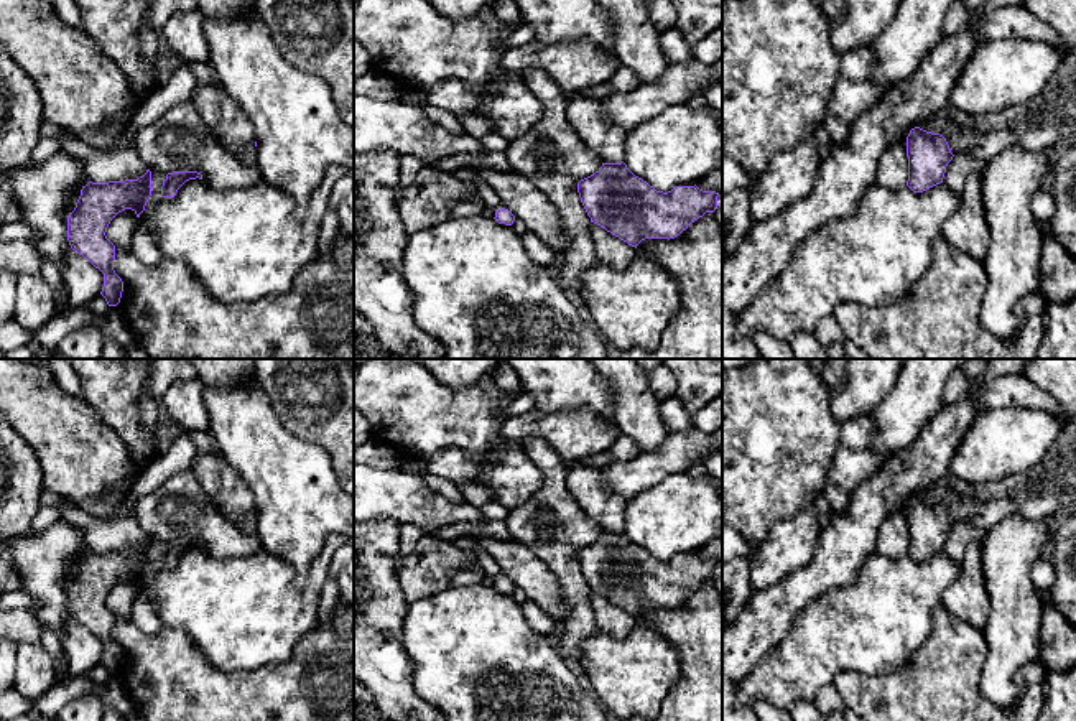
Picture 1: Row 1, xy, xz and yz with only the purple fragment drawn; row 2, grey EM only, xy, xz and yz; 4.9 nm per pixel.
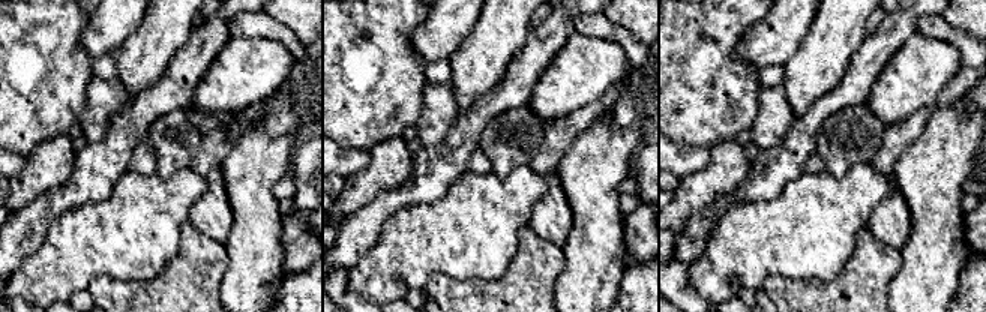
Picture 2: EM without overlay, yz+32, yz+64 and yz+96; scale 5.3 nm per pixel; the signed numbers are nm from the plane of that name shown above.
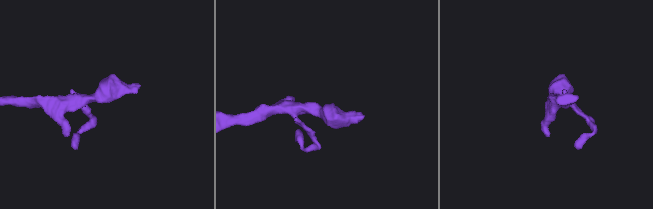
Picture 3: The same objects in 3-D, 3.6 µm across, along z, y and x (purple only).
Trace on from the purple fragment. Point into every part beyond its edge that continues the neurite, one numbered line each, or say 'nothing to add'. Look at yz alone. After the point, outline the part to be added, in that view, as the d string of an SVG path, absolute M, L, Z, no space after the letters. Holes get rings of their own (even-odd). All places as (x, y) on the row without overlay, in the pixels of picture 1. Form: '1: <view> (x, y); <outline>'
nothing to add

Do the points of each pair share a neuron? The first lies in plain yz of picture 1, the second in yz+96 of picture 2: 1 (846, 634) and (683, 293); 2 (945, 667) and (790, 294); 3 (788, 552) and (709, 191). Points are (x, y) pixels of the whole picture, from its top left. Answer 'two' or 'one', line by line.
1: two
2: one
3: one

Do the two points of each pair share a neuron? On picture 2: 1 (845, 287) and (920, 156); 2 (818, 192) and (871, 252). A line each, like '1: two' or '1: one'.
1: two
2: two

